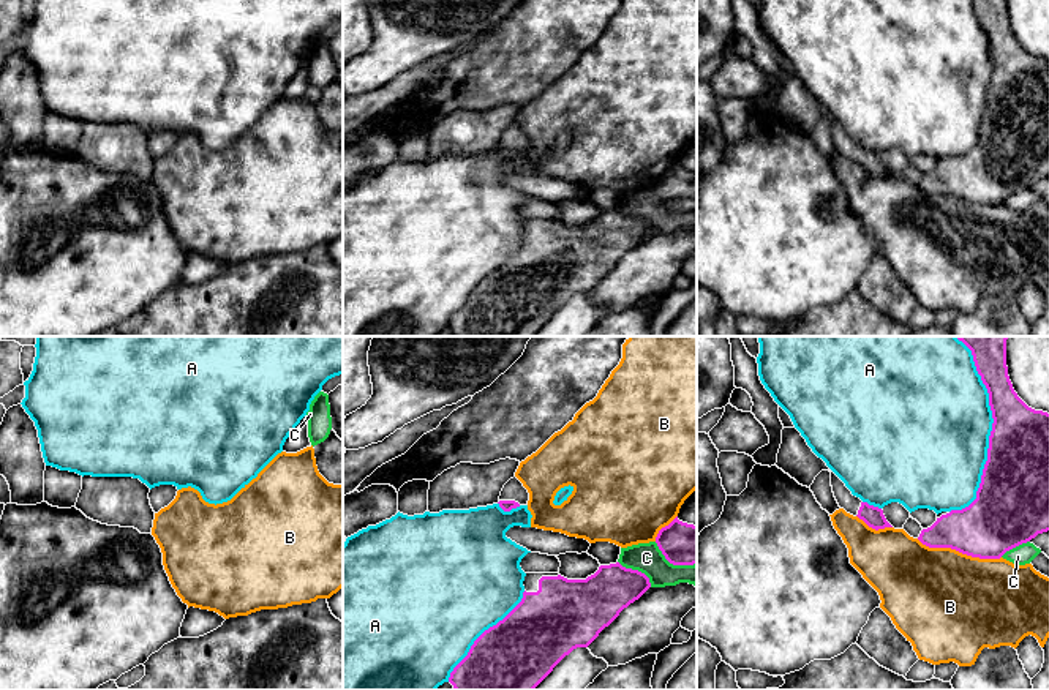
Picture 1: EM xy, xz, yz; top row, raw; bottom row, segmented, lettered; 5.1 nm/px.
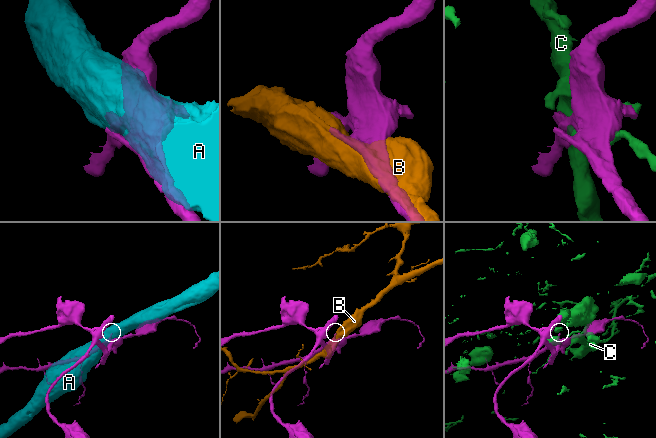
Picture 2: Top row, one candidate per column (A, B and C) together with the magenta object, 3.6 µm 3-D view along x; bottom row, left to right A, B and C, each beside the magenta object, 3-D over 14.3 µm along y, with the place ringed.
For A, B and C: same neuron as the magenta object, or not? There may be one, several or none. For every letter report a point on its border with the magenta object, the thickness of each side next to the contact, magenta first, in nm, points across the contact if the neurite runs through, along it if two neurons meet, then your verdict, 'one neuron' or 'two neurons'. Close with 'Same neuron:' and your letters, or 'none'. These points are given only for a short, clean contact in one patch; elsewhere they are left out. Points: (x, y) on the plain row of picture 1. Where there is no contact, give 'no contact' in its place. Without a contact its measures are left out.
A: contact yz (989, 86); calibres 340 and 500 nm; two neurons
B: contact yz (959, 198); calibres 320 and 500 nm; two neurons
C: contact xz (637, 217); calibres 260 and 160 nm; two neurons
Same neuron: none

